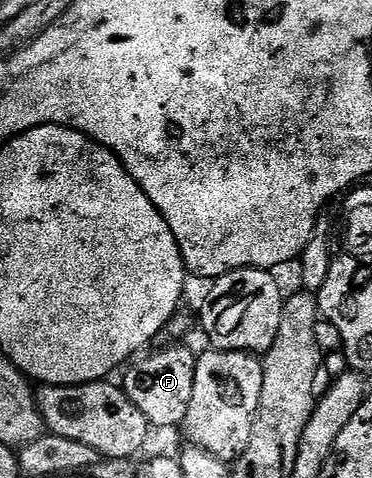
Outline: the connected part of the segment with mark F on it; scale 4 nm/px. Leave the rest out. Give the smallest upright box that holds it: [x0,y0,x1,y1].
[123,342,198,429]

